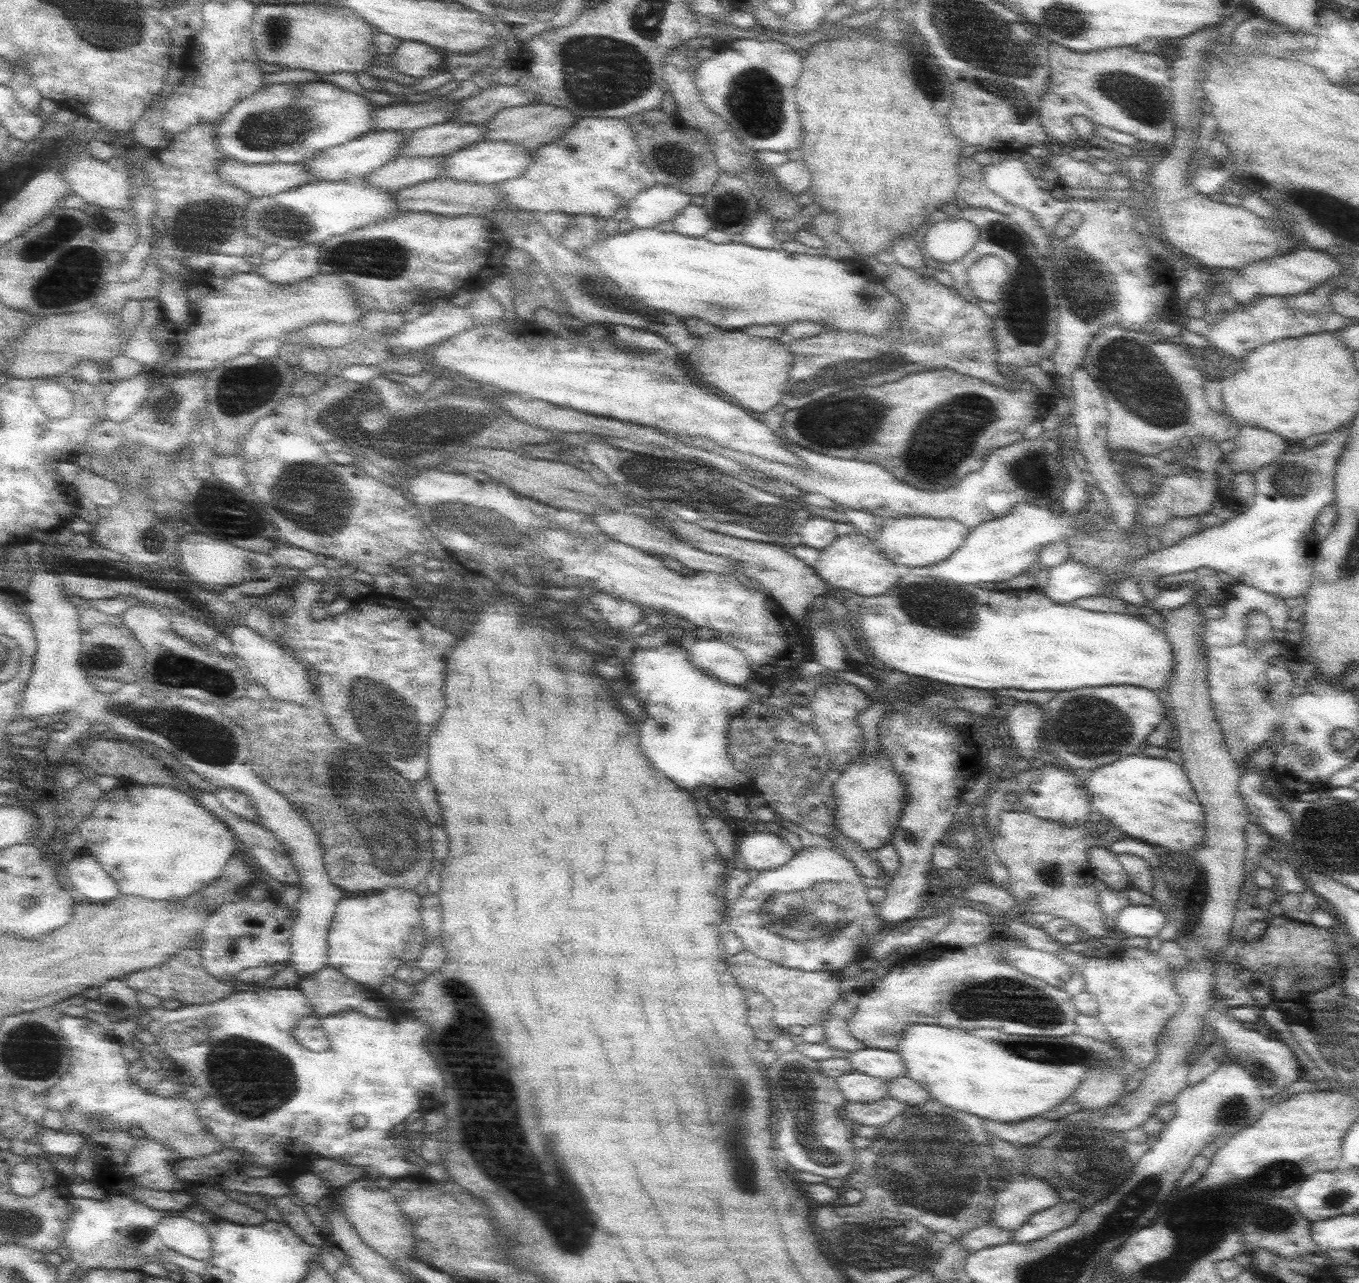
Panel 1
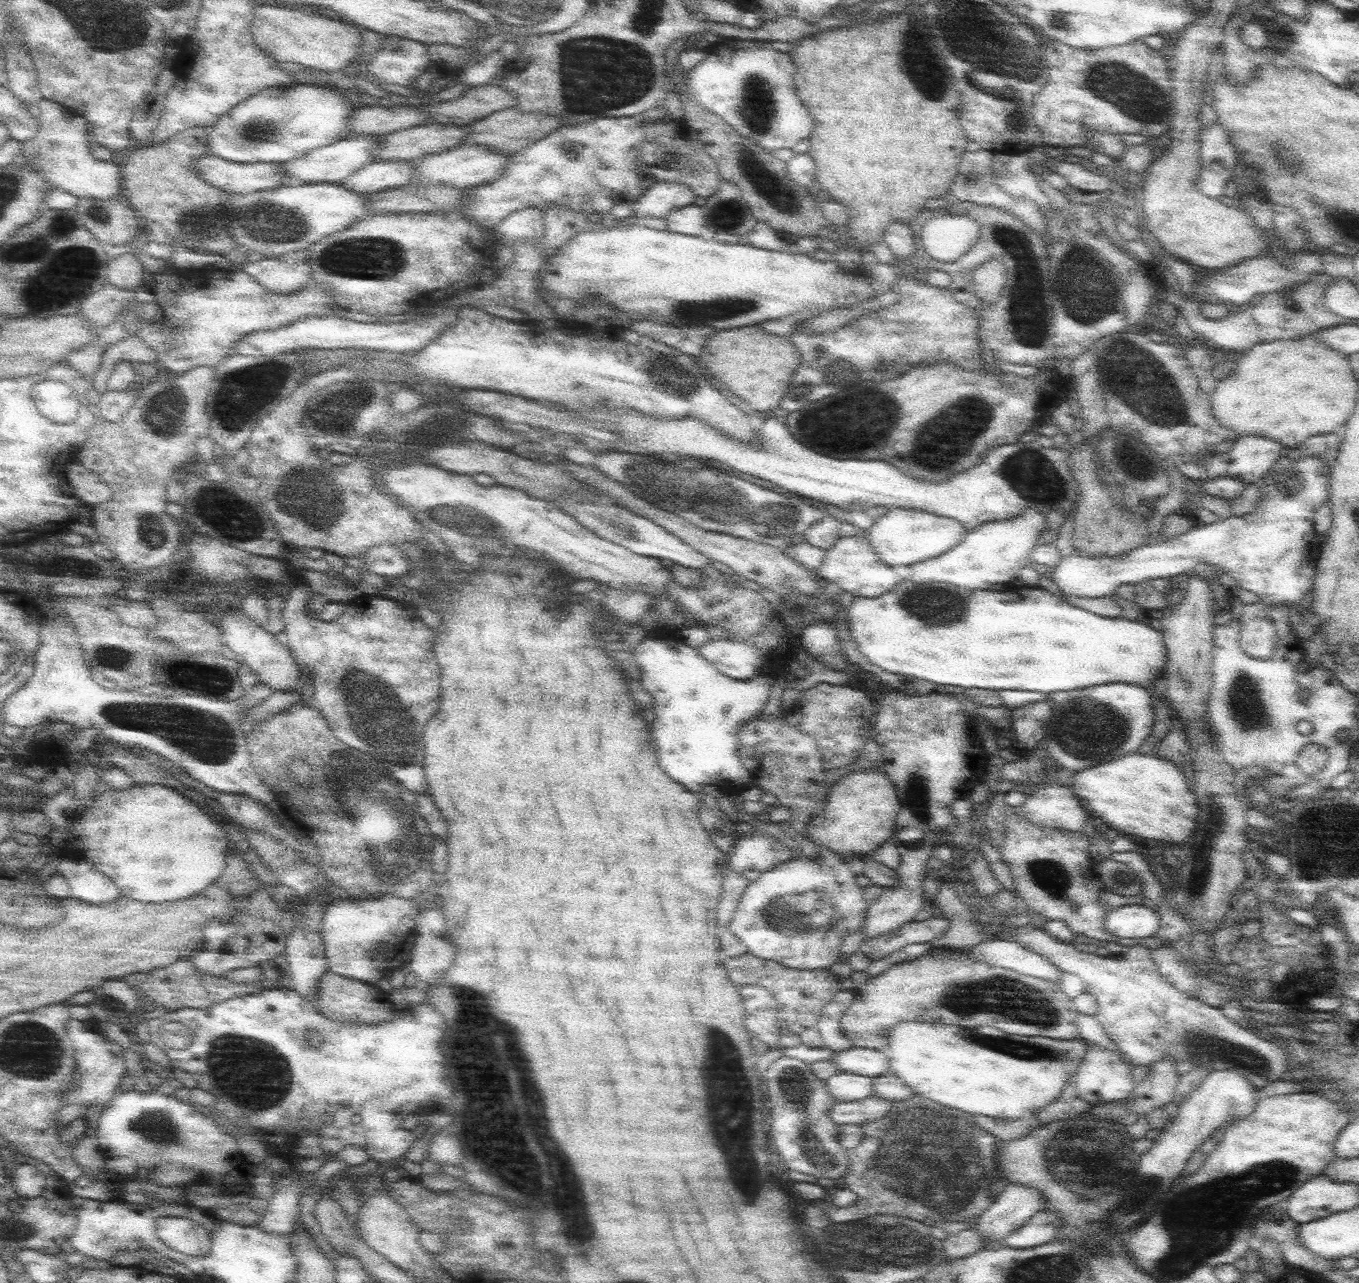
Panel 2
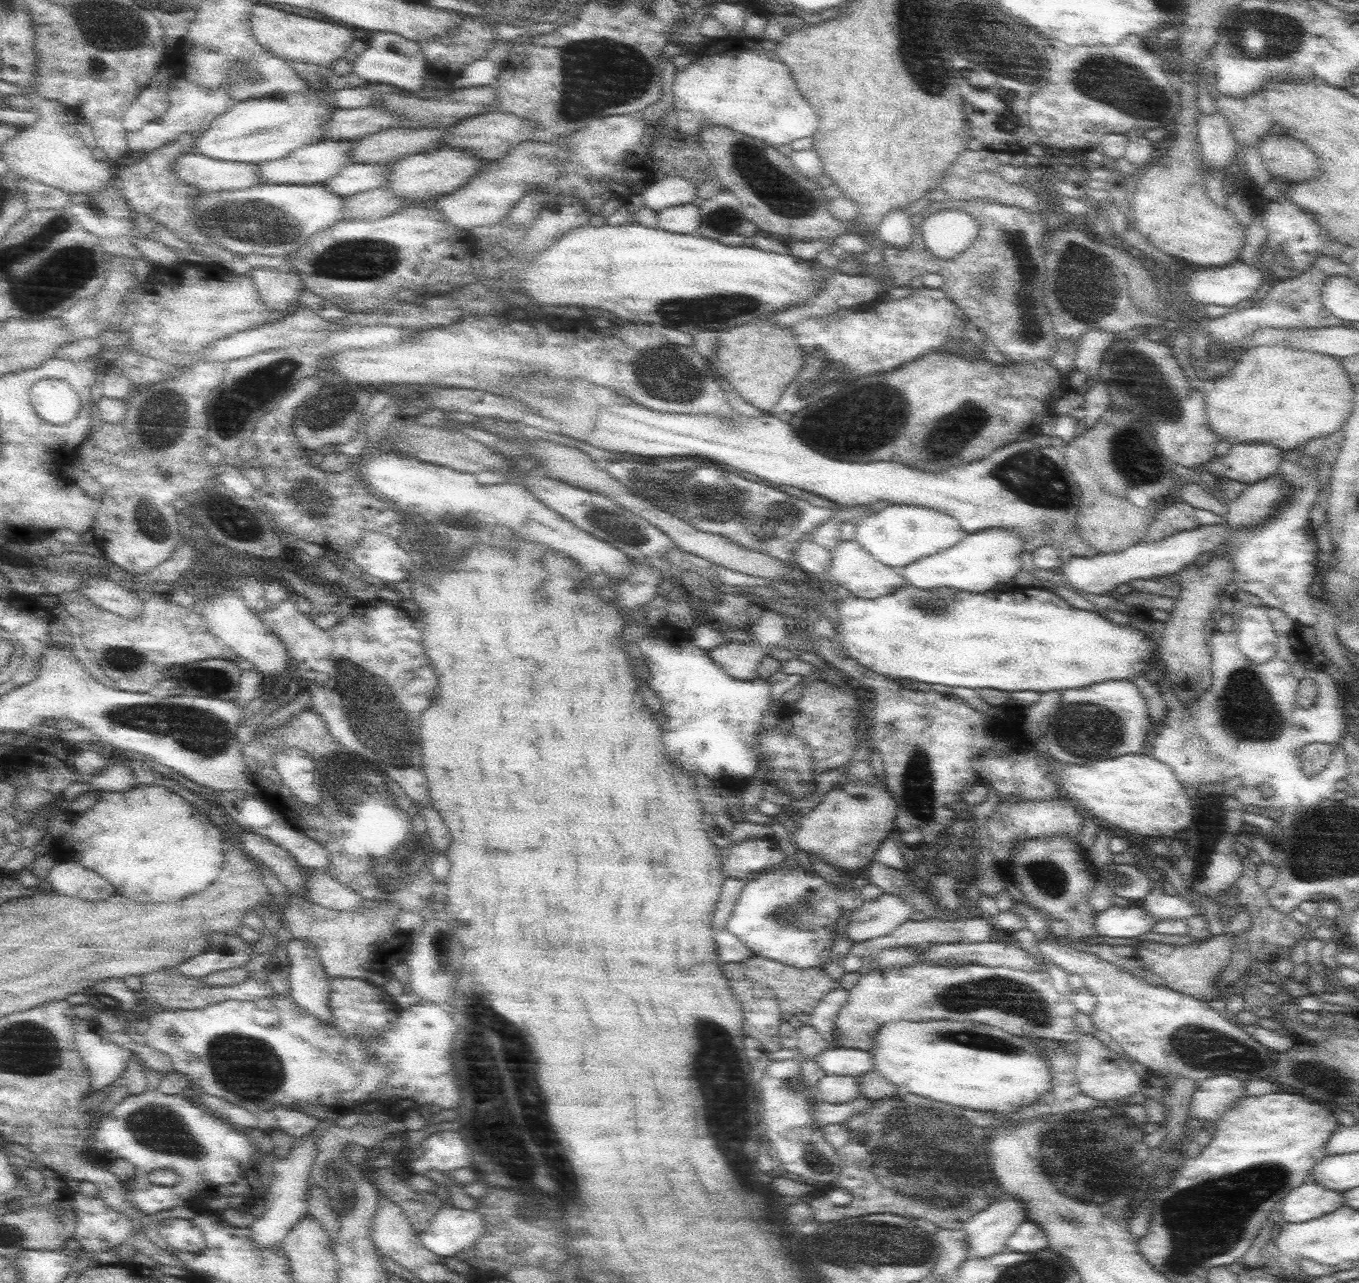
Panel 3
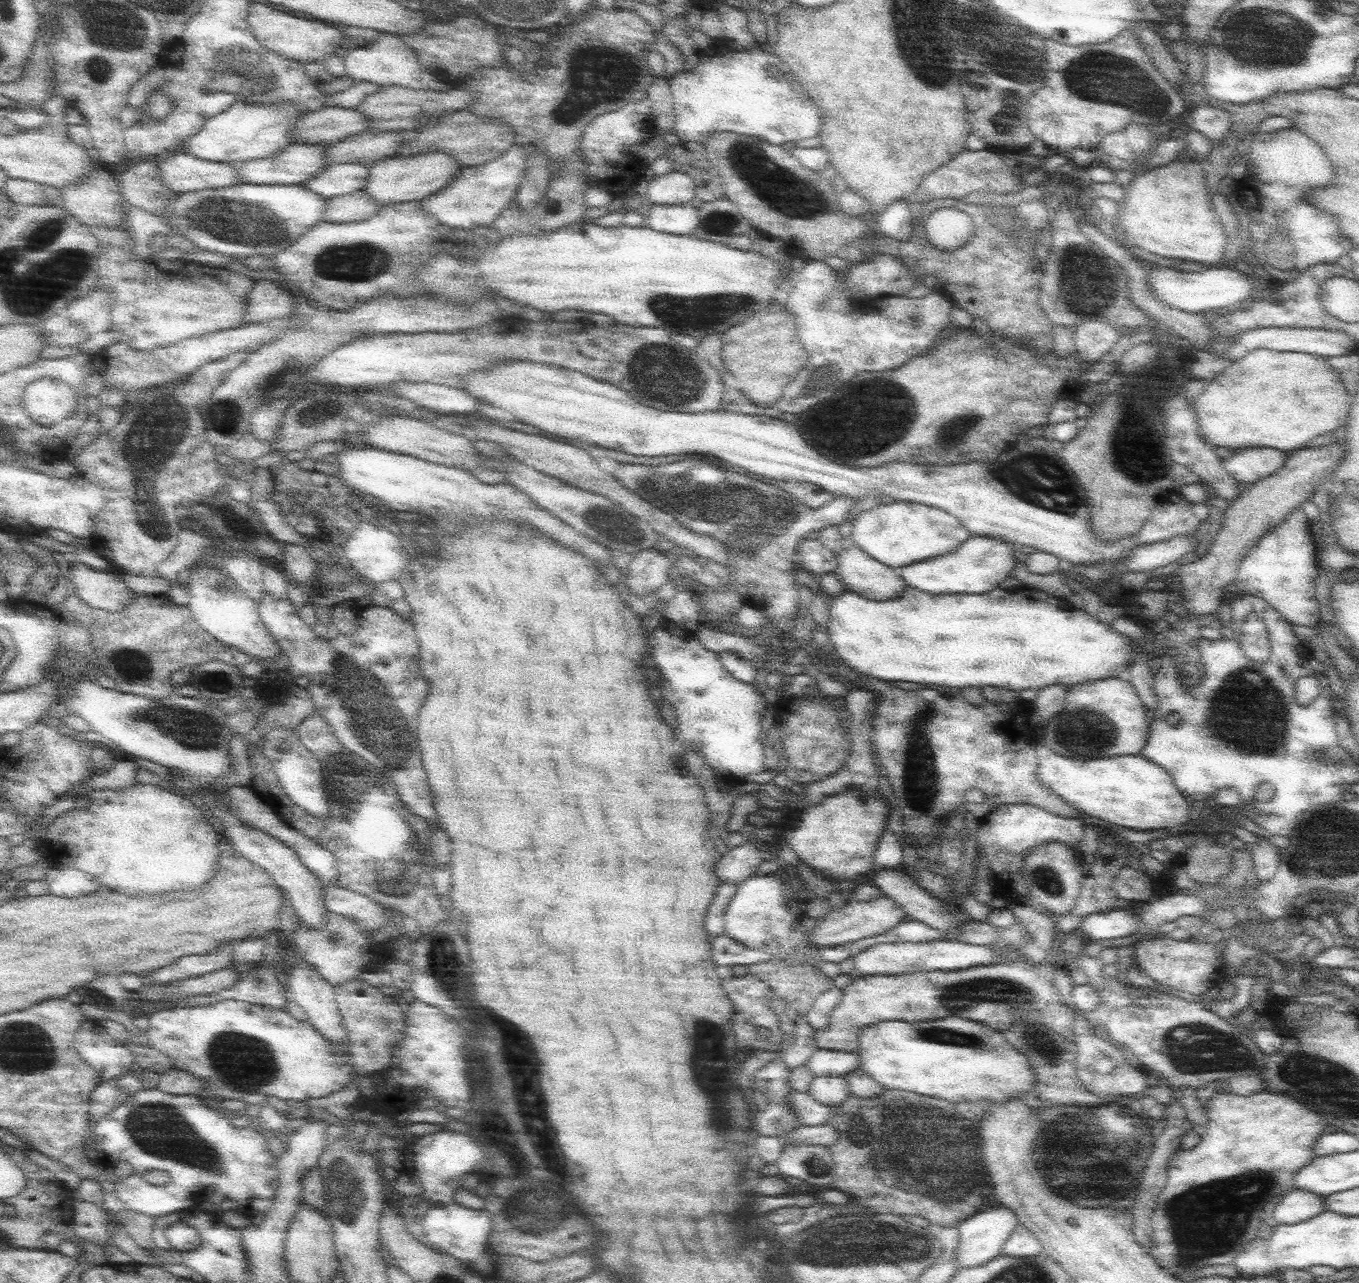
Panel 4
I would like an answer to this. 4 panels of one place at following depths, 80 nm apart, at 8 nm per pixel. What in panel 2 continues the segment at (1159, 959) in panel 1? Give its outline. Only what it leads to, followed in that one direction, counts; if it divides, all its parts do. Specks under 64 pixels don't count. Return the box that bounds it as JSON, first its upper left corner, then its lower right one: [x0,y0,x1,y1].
[1014,925,1290,1089]

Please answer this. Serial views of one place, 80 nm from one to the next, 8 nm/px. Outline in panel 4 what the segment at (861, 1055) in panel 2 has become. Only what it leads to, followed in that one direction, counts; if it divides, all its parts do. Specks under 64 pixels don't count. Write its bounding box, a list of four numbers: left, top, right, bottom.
[806,1049,861,1077]

